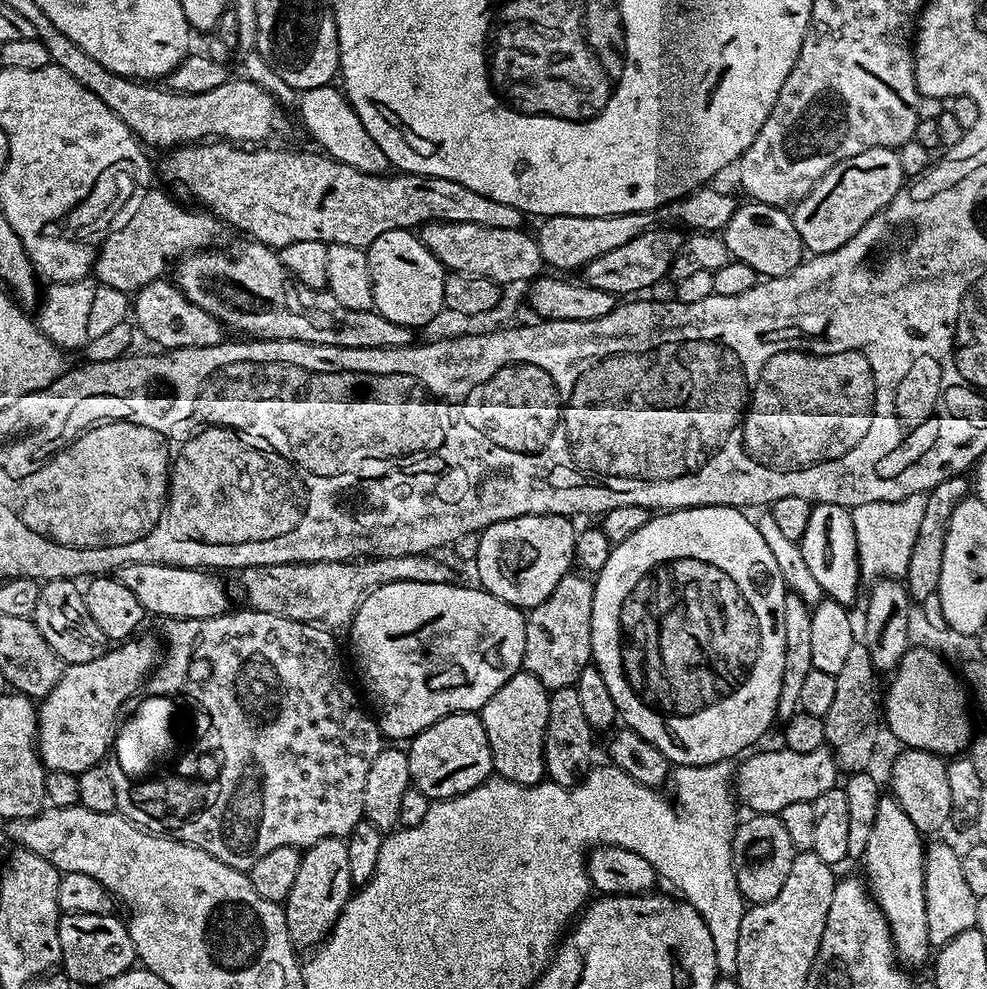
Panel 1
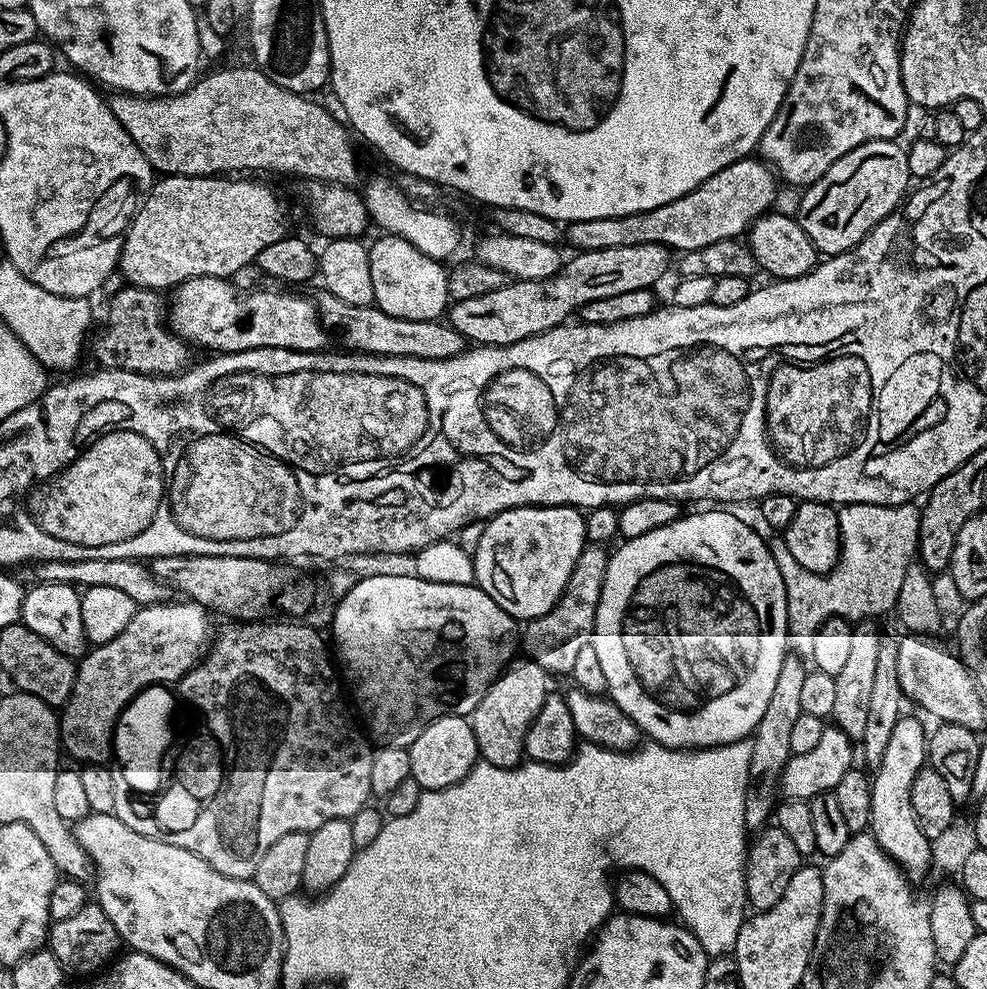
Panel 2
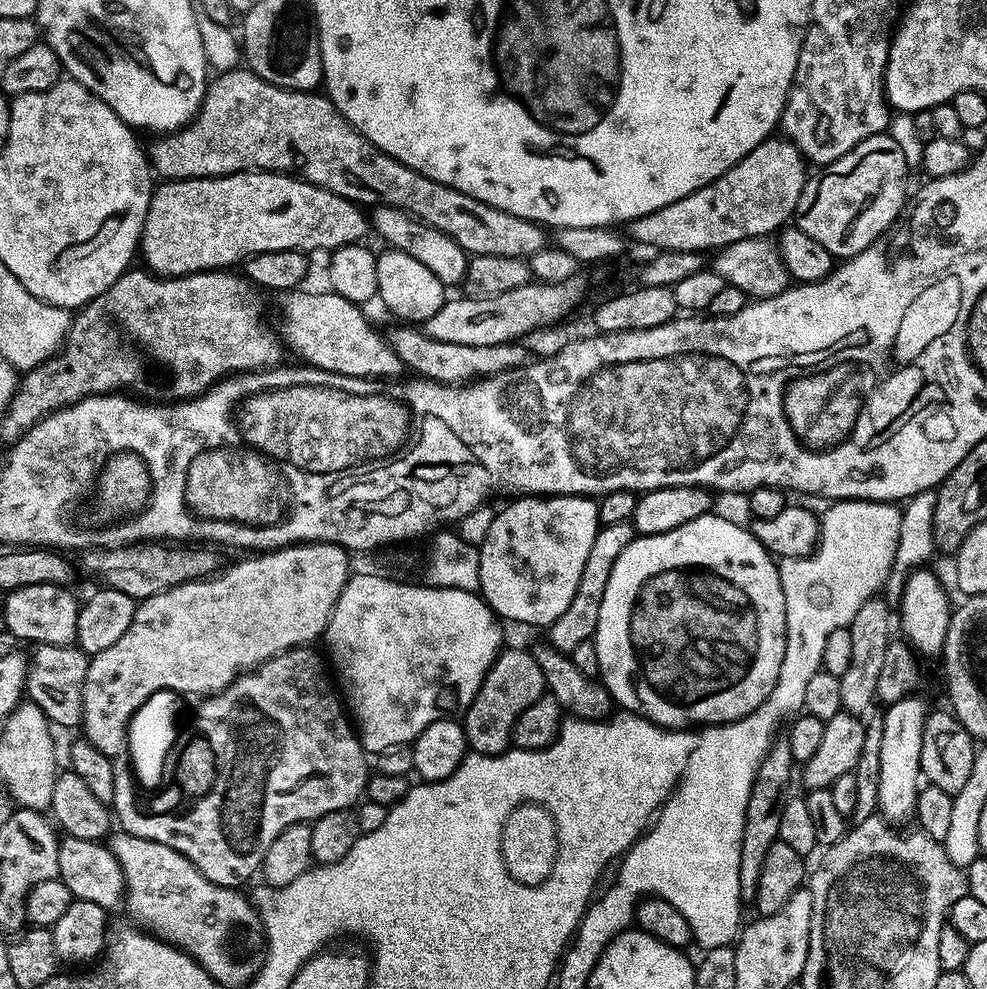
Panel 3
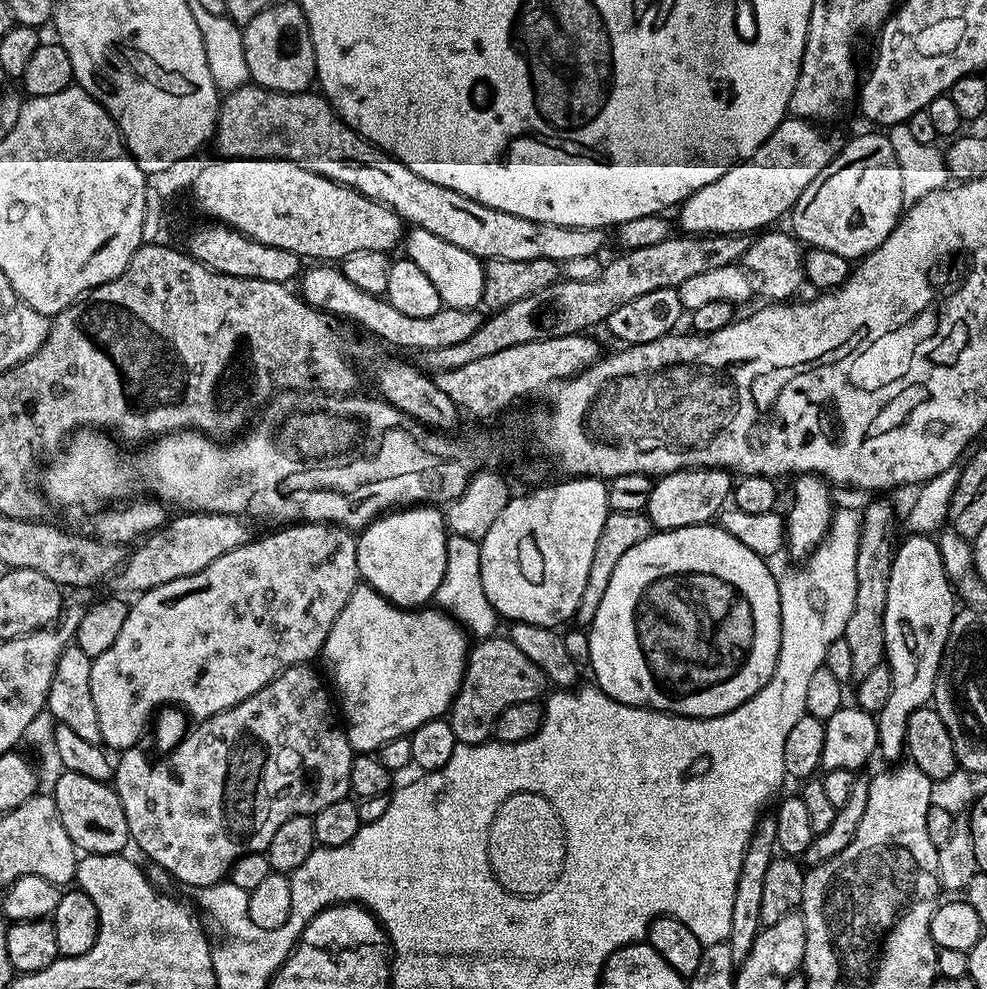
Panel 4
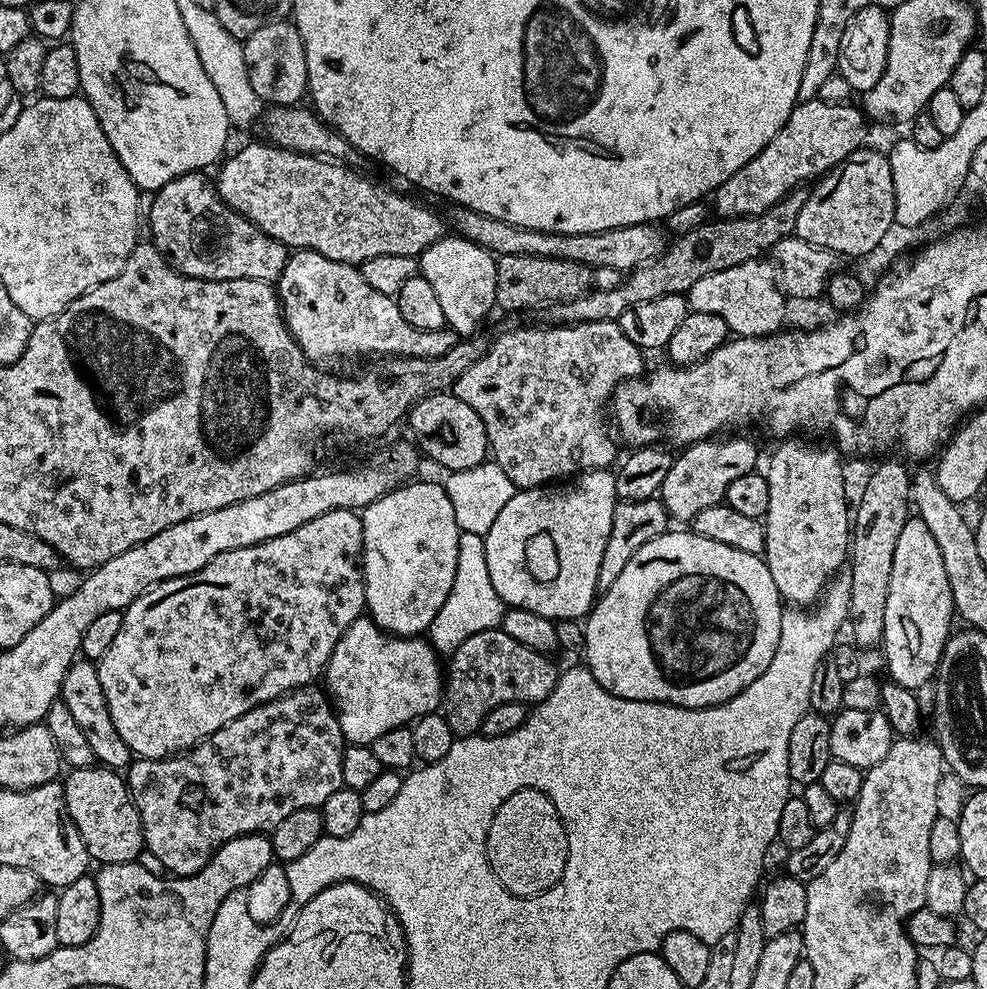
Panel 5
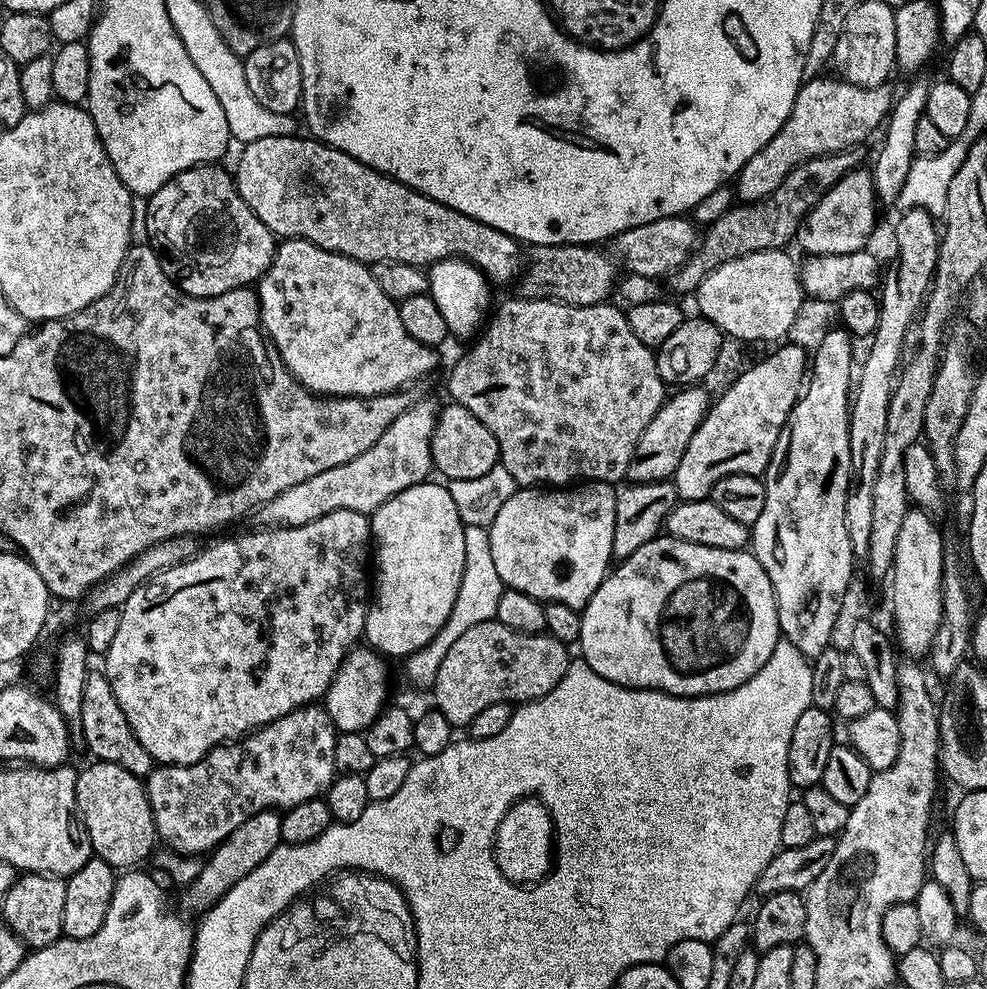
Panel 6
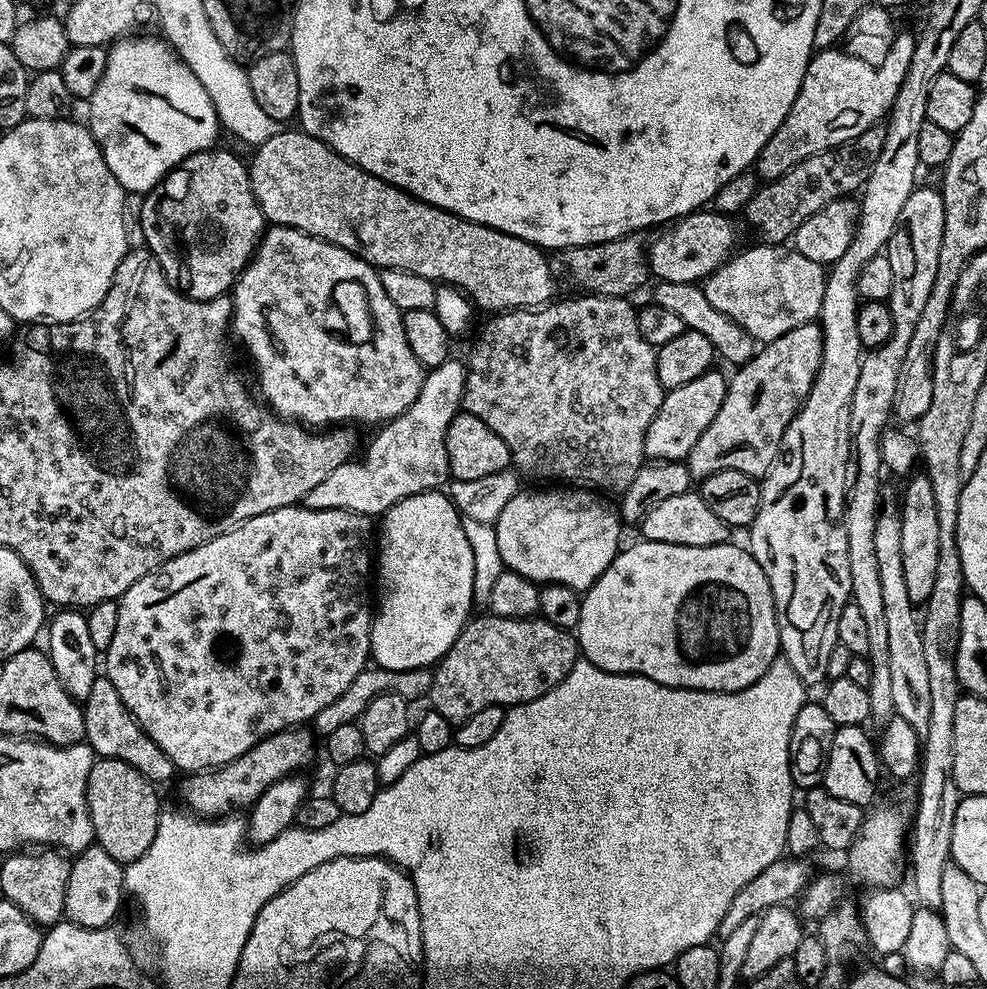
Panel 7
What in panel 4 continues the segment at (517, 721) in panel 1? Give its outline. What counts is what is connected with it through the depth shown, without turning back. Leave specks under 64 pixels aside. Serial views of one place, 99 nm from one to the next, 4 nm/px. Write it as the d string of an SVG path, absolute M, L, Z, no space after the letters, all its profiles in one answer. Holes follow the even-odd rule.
M495 634L481 639L471 645L468 653L468 667L464 669L464 677L460 683L458 694L454 698L452 707L447 713L448 725L454 730L457 741L462 744L483 744L491 741L494 736L496 719L506 710L506 706L514 706L514 702L530 702L540 700L545 695L546 681L544 672L507 635Z

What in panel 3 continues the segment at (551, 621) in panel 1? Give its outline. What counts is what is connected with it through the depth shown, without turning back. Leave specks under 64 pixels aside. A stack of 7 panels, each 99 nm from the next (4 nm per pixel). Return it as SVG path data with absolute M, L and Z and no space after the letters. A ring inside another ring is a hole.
M629 522L605 524L596 531L594 546L590 546L590 554L586 558L586 566L582 566L582 578L578 582L578 590L574 590L574 598L570 606L566 606L563 614L558 614L554 623L547 625L547 643L560 652L572 653L574 646L593 639L598 626L598 614L602 610L602 598L606 594L606 582L610 582L610 570L614 570L614 562L618 562L618 554L630 546L638 533Z

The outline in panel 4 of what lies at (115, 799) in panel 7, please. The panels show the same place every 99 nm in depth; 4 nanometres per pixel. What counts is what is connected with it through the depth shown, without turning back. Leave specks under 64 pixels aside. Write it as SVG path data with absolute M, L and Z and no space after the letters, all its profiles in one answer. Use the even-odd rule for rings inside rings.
M61 771L60 777L56 780L56 785L50 789L52 801L58 806L58 818L62 818L62 826L66 826L66 834L70 838L70 842L84 854L120 854L125 851L124 847L129 847L130 837L128 834L128 823L126 822L126 810L122 810L122 802L120 795L117 794L115 787L111 783L95 780L94 778L86 778L82 774L74 774L73 772Z

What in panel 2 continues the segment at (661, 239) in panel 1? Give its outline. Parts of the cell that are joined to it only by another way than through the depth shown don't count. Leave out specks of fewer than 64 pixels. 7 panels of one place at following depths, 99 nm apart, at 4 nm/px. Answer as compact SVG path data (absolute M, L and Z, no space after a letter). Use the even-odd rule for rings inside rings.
M631 244L630 246L614 246L613 248L589 248L580 250L575 253L576 257L573 260L565 259L558 274L554 274L550 278L542 278L541 280L512 280L502 290L494 290L494 294L482 294L482 298L468 298L466 300L457 300L447 309L446 320L451 324L454 330L458 330L458 334L462 334L465 341L471 342L476 346L487 346L490 344L513 344L514 342L522 342L531 336L541 336L544 332L556 328L569 319L571 314L579 313L582 306L586 306L586 302L594 302L598 298L610 298L610 294L623 294L629 290L642 290L643 288L655 289L656 283L663 278L668 272L668 256L669 249L663 244Z

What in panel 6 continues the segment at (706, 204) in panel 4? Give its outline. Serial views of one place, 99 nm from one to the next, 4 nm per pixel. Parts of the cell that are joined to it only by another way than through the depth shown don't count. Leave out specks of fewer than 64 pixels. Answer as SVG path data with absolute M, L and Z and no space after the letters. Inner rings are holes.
M841 78L824 79L805 80L801 84L794 106L778 134L774 134L774 138L766 142L766 146L746 162L746 166L742 166L734 178L737 201L749 204L774 194L774 190L782 186L786 174L802 162L863 145L863 140L887 121L894 99L890 87L860 88Z

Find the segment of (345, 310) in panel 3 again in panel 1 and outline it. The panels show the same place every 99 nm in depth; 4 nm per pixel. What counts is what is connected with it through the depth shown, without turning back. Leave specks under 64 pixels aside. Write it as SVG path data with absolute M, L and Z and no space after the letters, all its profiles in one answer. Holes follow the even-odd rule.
M168 278L155 280L139 288L130 300L130 316L139 335L141 332L146 339L153 340L160 350L201 348L223 344L226 340L224 325L206 314L206 310L194 306L190 298L186 298L186 294L182 294L182 290Z

